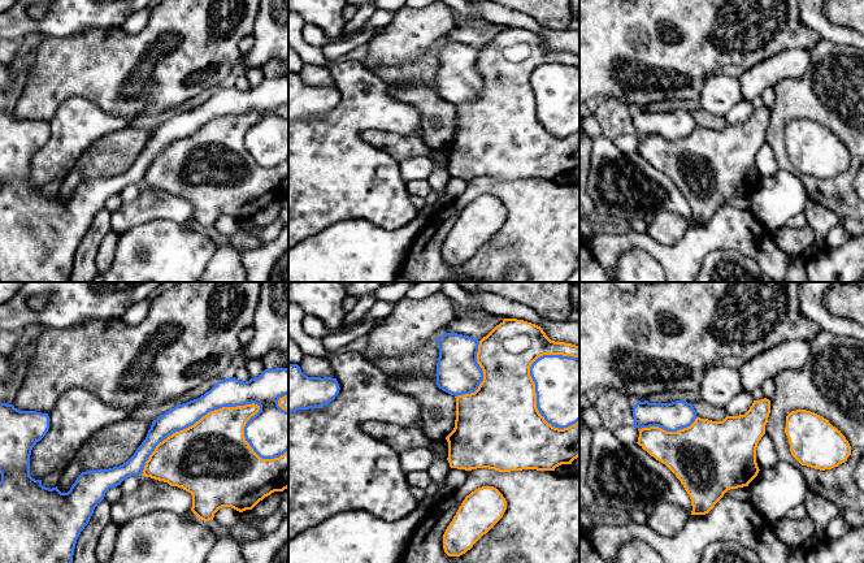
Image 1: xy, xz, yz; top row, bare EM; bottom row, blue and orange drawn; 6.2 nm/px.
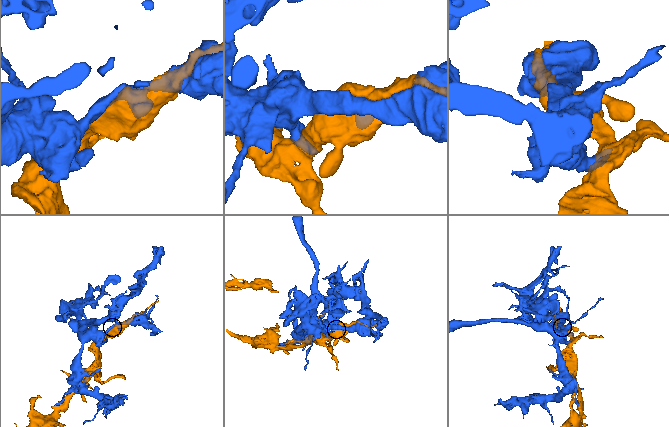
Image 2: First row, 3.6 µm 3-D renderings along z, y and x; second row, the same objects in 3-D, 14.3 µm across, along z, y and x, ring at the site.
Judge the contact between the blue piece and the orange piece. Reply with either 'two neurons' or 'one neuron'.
two neurons

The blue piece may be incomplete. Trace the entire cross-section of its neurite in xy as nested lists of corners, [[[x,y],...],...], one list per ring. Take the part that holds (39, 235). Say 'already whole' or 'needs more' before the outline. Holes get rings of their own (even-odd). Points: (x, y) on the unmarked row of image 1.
already whole; [[[288,75],[265,78],[246,91],[235,86],[218,90],[200,107],[178,113],[152,130],[146,148],[126,172],[82,181],[68,202],[61,202],[57,195],[45,196],[42,189],[30,185],[31,159],[49,138],[48,122],[19,120],[13,113],[0,112],[0,282],[68,282],[77,248],[105,202],[129,185],[140,185],[160,151],[194,134],[210,120],[257,113],[260,120],[244,135],[246,150],[260,166],[279,166],[288,159],[288,121],[278,114],[278,109],[287,103]]]

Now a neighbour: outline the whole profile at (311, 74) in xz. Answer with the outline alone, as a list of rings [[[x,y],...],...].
[[[304,64],[299,73],[301,81],[308,86],[331,86],[335,87],[335,82],[330,70],[326,66]]]

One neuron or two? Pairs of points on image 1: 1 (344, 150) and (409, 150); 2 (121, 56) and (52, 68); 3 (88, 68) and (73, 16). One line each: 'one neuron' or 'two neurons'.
1: two neurons
2: one neuron
3: two neurons

